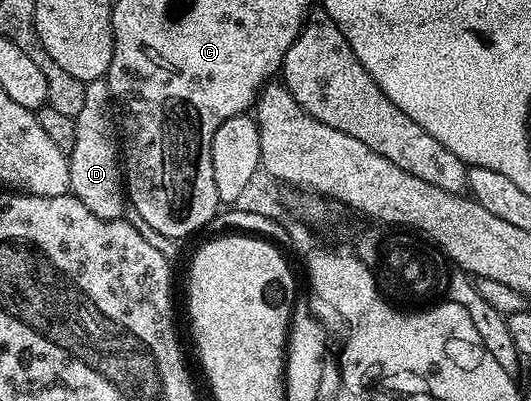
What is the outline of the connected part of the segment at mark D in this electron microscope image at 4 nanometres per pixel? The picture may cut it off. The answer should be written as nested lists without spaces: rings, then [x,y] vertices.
[[[105,79],[88,82],[85,86],[85,90],[87,91],[87,96],[85,96],[83,107],[79,110],[79,115],[75,118],[75,147],[69,157],[69,188],[72,196],[77,197],[79,199],[79,203],[83,203],[83,207],[87,207],[87,211],[91,211],[91,215],[95,215],[104,221],[115,221],[118,220],[122,214],[124,214],[127,208],[127,190],[123,184],[123,161],[119,156],[119,137],[117,141],[117,125],[113,122],[113,109],[115,110],[113,92],[109,89],[108,80]]]

